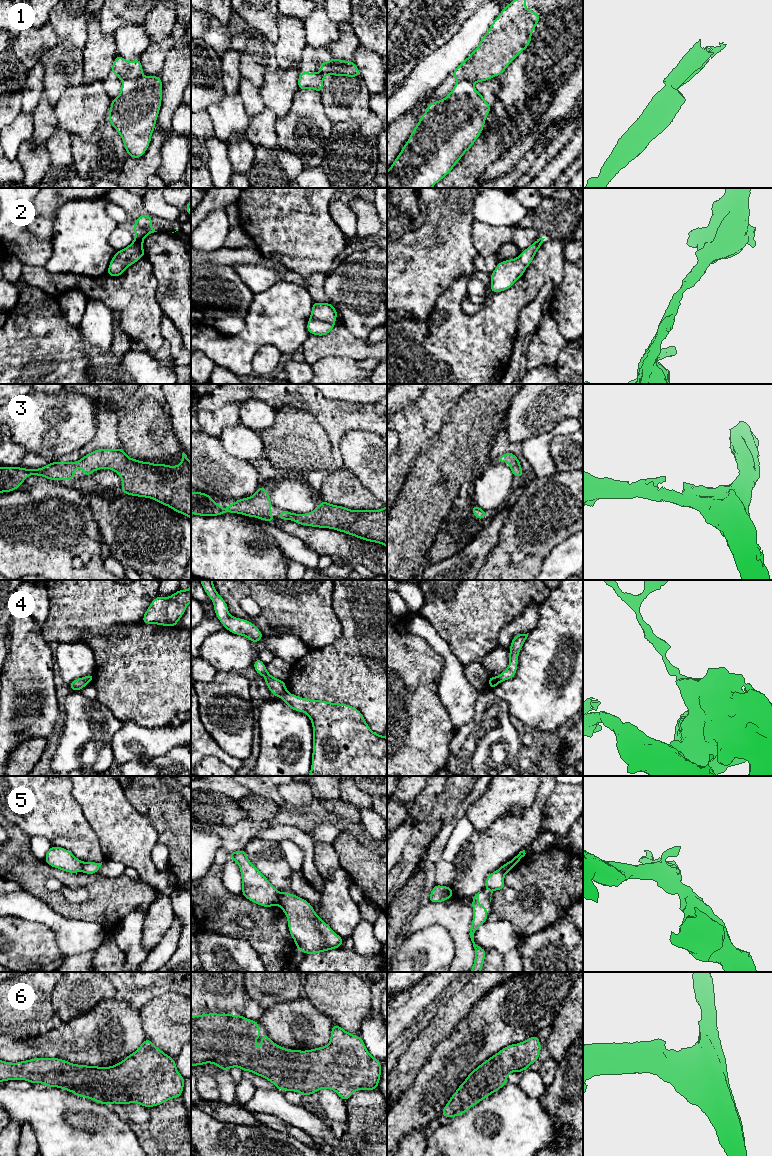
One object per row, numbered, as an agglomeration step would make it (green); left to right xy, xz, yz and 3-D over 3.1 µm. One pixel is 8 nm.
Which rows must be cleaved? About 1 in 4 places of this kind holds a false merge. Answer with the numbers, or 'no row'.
1, 4, 5

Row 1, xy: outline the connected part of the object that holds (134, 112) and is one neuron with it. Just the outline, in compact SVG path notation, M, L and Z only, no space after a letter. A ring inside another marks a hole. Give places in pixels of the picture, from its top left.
M141 76L135 81L125 82L120 95L111 101L108 120L121 136L127 155L141 158L146 152L161 107L163 92L160 76Z

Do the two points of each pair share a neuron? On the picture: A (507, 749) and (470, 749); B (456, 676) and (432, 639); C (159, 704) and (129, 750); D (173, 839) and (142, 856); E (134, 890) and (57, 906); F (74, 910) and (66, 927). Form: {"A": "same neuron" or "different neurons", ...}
{"A": "same neuron", "B": "same neuron", "C": "different neurons", "D": "different neurons", "E": "same neuron", "F": "different neurons"}

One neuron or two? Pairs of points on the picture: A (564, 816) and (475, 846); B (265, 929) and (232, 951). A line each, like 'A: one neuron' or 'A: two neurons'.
A: two neurons
B: two neurons

